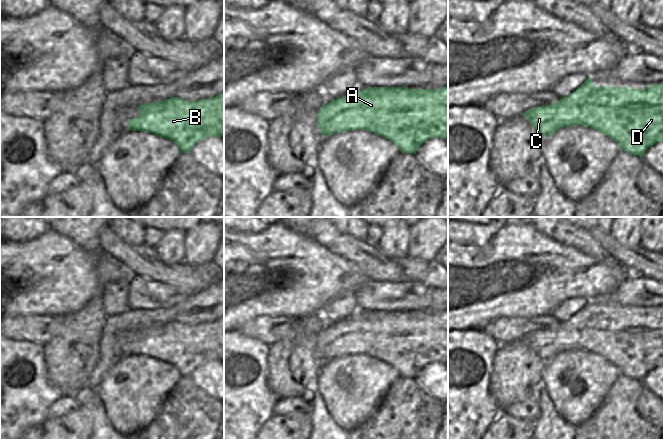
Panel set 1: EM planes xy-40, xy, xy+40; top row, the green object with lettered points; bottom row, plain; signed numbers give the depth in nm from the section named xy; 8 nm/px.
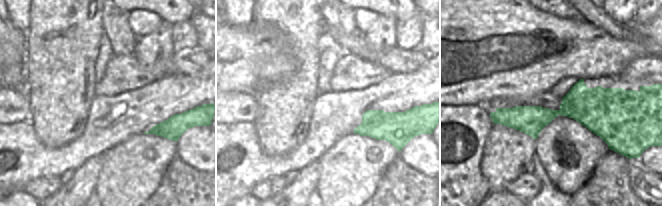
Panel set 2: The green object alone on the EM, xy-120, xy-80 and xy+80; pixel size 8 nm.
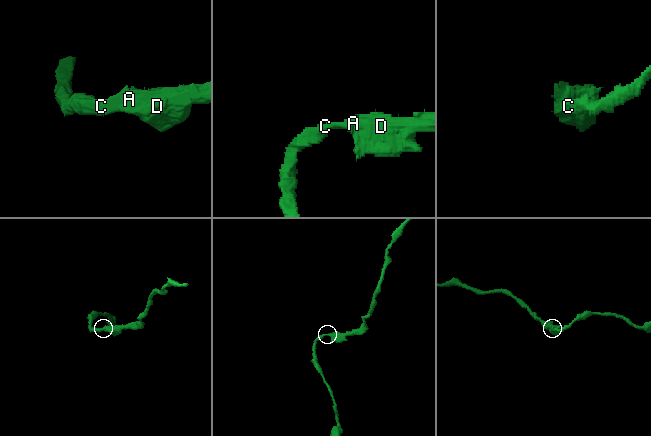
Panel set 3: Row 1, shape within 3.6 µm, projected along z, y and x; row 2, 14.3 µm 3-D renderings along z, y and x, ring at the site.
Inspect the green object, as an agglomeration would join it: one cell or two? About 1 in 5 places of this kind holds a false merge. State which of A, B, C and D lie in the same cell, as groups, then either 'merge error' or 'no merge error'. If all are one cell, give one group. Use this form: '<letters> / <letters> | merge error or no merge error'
A B C D | no merge error

